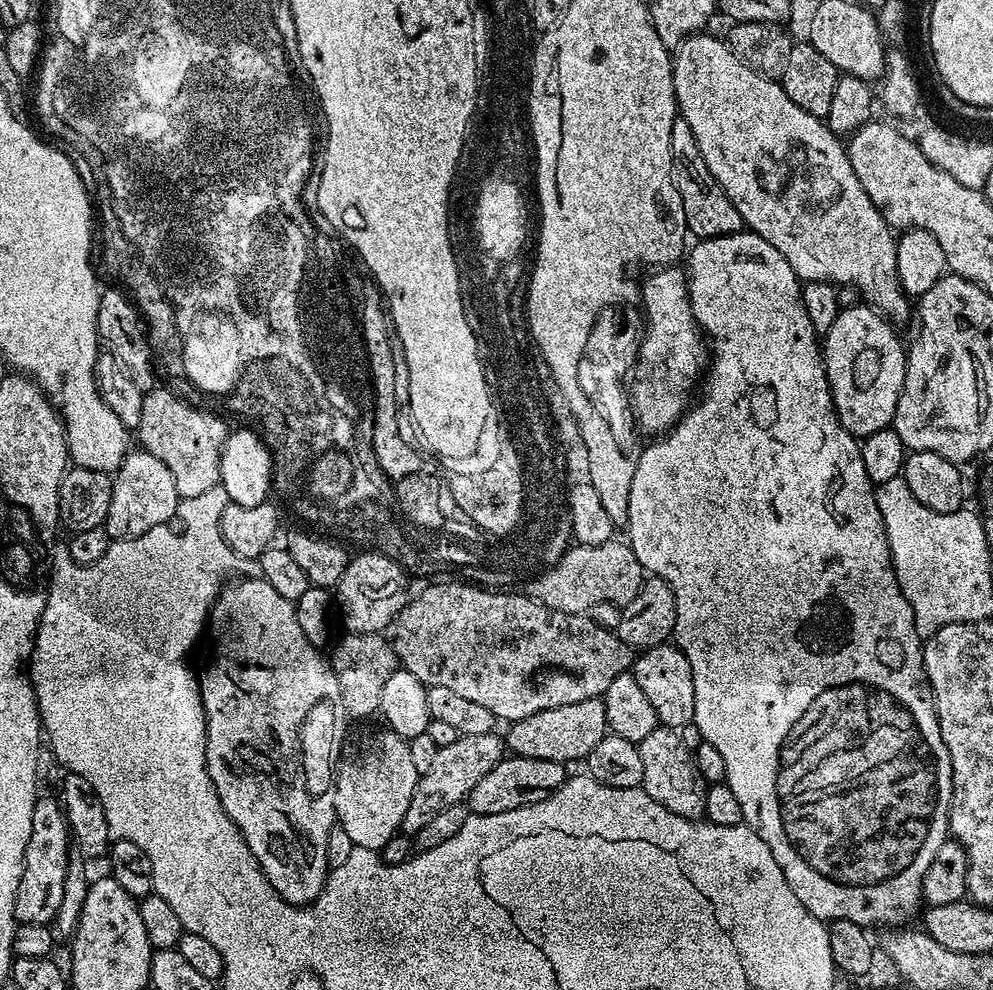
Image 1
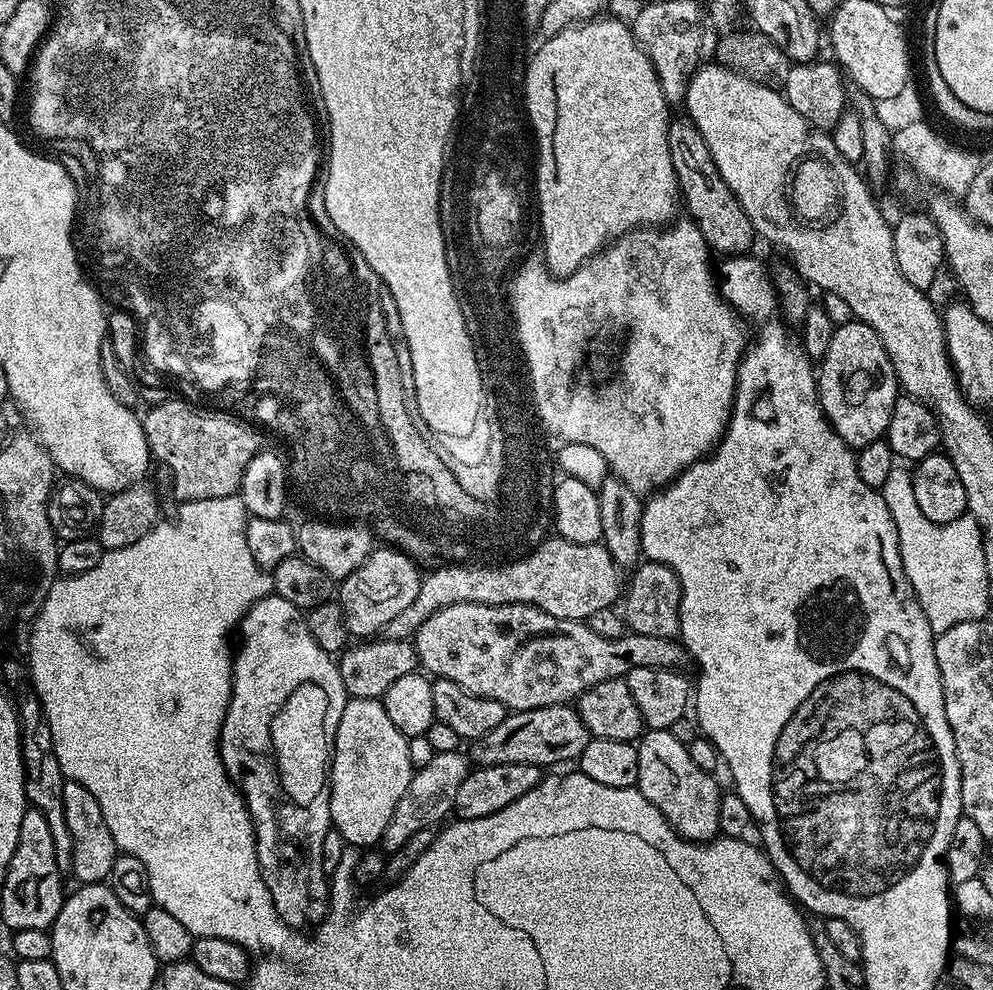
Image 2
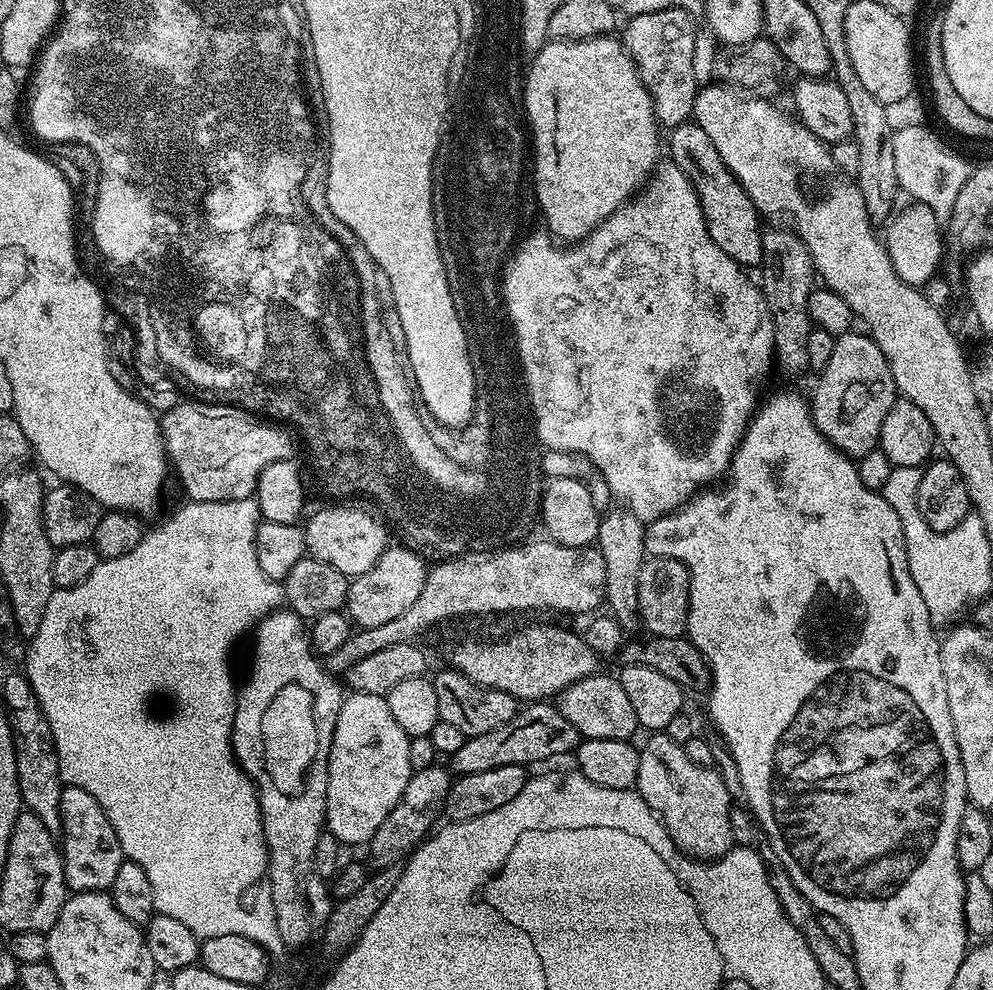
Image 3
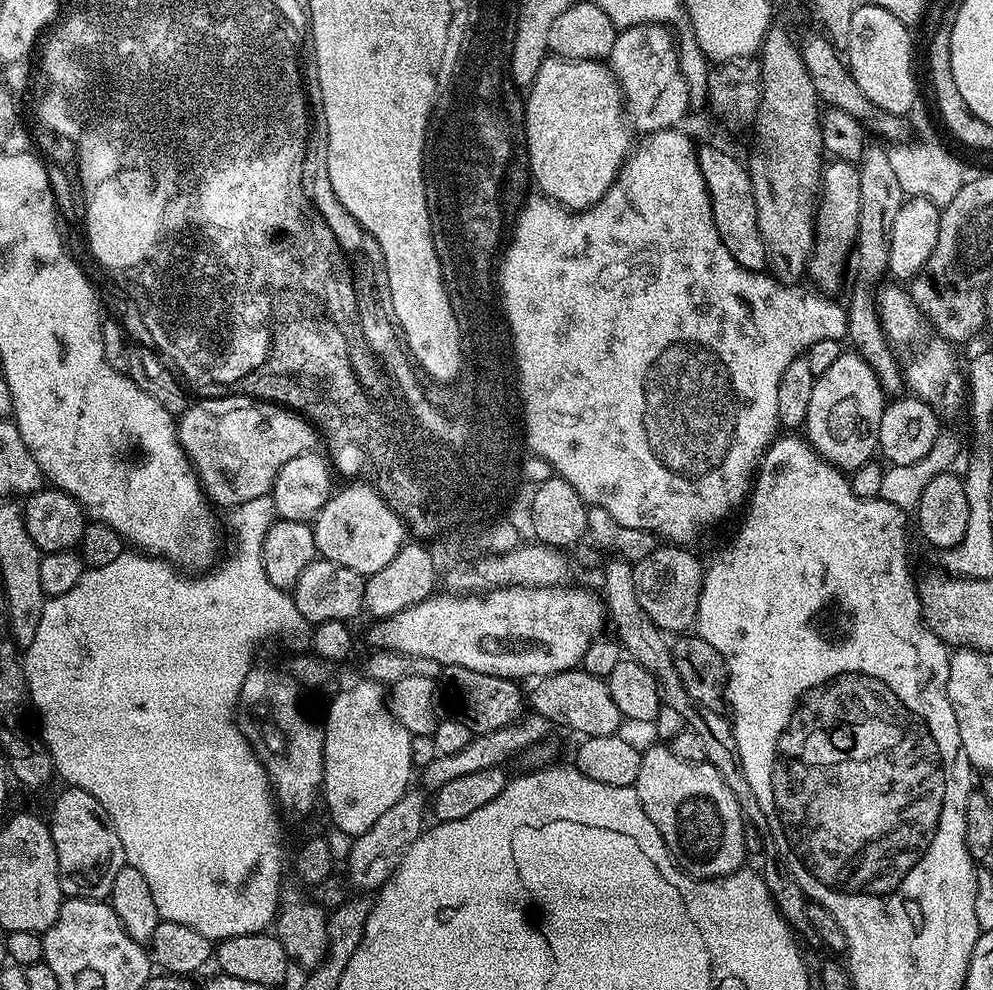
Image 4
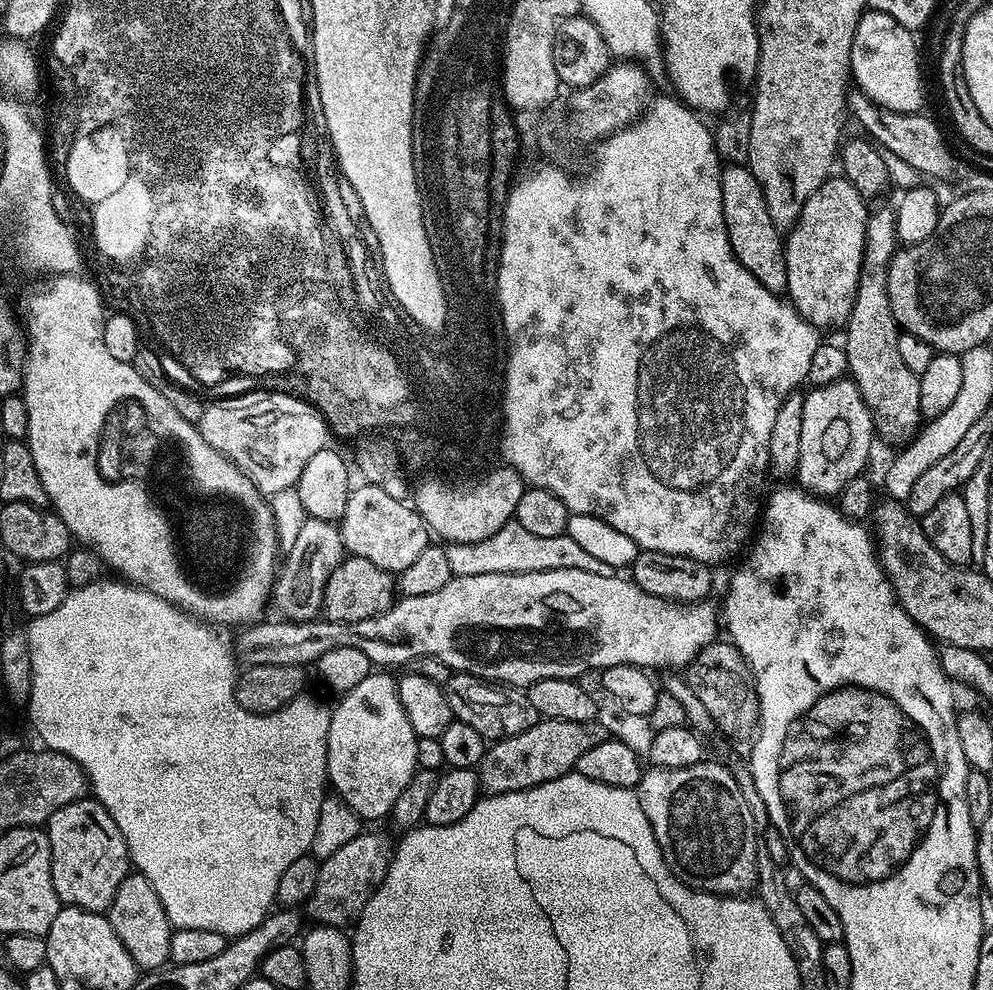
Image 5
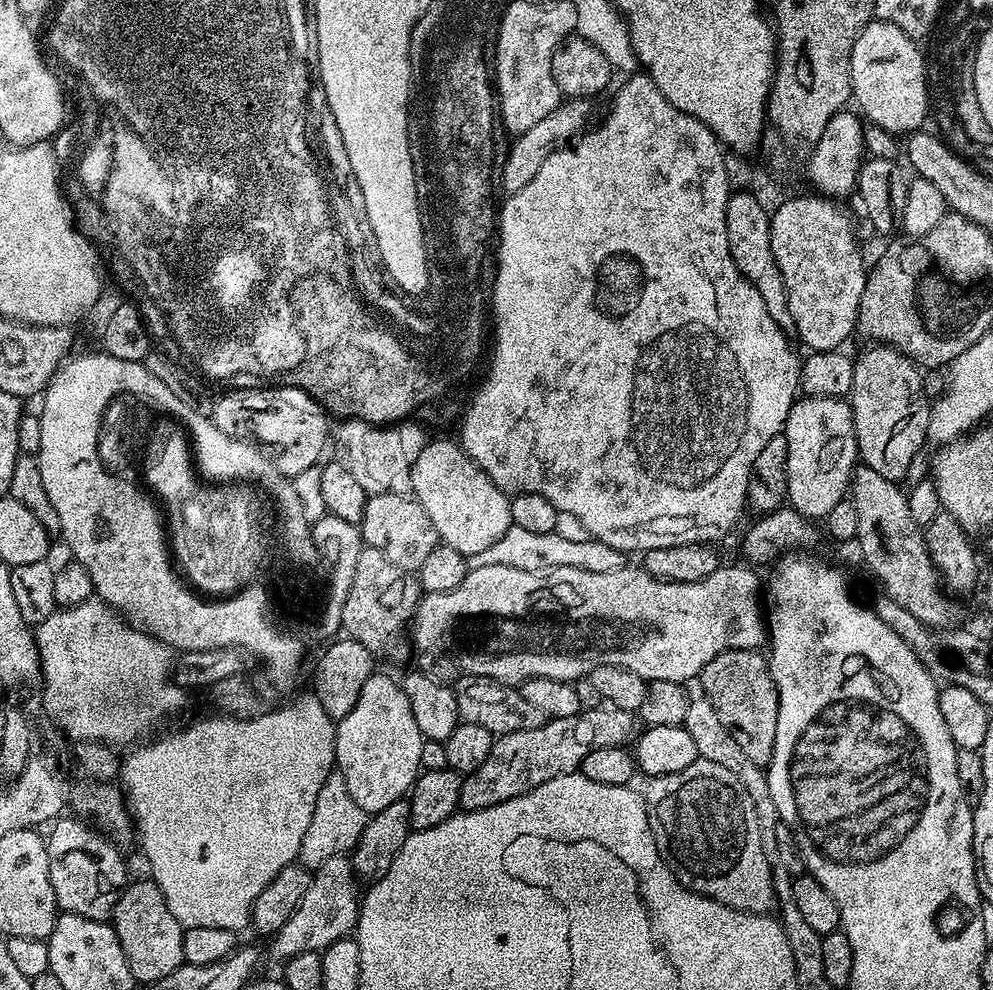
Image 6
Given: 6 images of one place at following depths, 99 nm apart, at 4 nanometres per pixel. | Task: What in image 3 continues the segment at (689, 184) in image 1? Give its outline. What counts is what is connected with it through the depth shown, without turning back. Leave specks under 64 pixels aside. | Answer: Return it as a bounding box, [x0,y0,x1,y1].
[666,122,764,270]

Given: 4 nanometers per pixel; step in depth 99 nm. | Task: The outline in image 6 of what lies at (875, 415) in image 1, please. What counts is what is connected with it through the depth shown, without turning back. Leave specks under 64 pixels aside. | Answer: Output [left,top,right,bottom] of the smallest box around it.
[782,396,858,518]

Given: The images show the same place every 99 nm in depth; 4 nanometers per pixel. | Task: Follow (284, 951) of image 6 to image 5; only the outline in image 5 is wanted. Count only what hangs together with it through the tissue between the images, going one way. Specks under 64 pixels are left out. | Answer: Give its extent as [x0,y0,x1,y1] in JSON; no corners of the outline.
[306,830,394,926]

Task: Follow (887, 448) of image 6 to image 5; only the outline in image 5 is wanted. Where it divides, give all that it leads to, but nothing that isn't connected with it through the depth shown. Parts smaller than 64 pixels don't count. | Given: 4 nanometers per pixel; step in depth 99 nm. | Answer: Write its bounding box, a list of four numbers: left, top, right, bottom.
[842,207,922,446]

